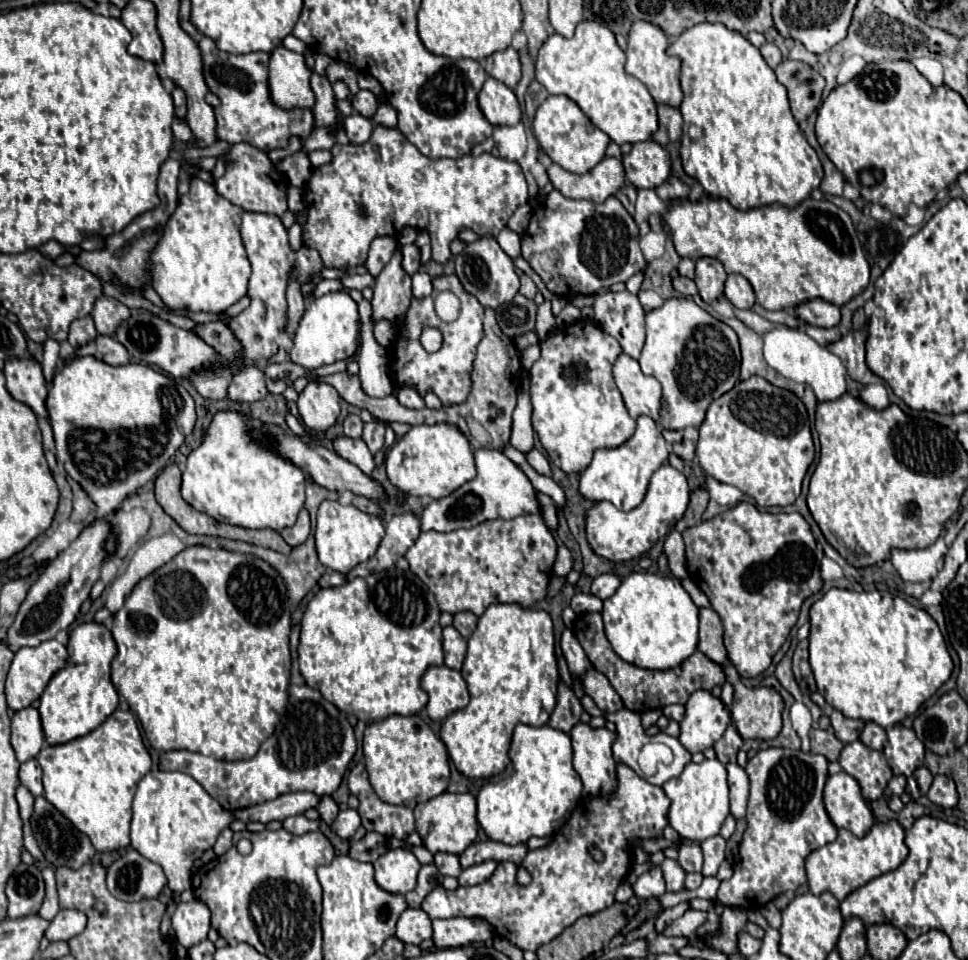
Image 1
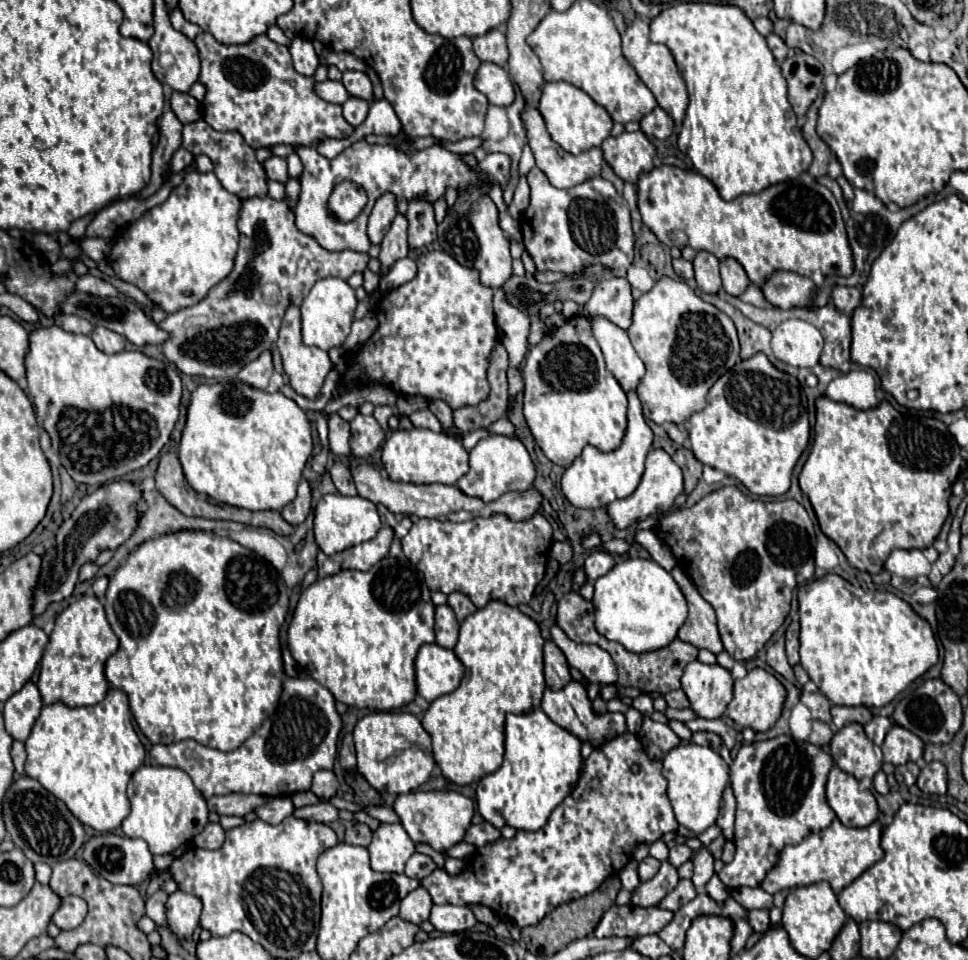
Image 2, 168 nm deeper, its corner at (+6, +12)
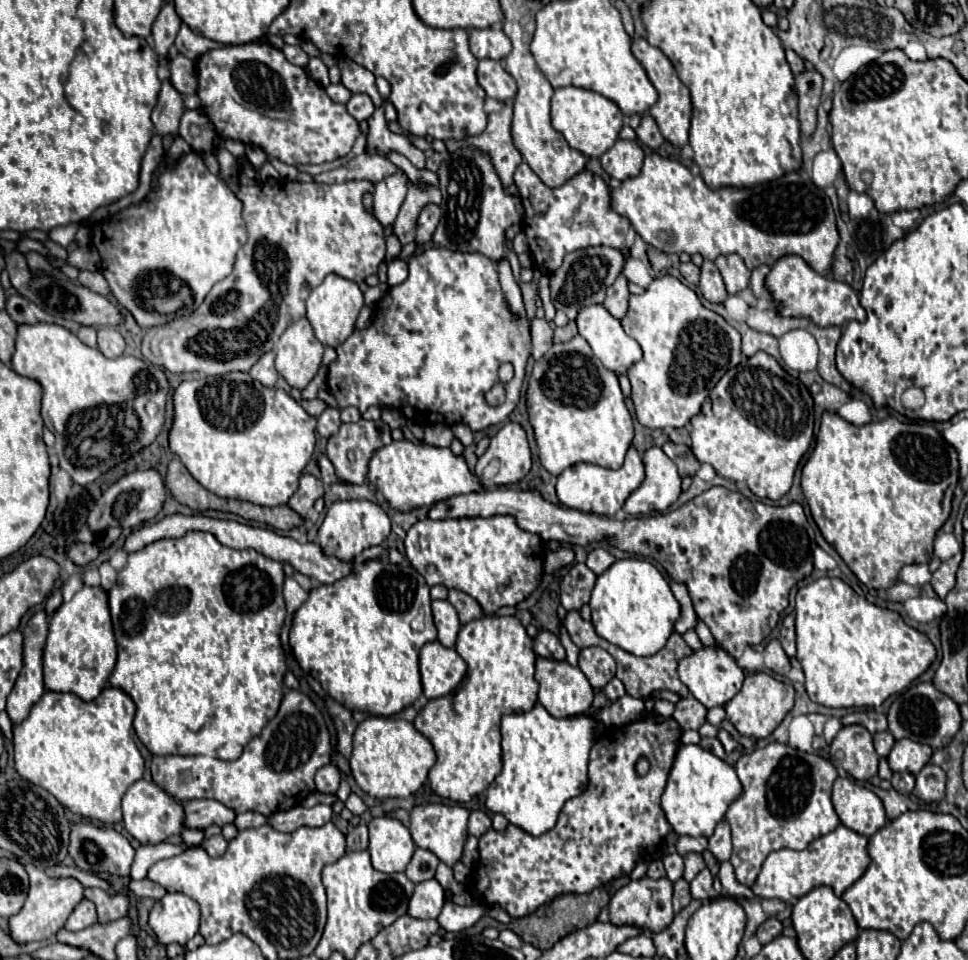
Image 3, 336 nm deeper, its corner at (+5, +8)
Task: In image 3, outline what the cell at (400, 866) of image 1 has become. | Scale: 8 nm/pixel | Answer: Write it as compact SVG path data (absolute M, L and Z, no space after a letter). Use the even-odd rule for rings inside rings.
M389 816L371 818L369 822L369 854L371 864L379 872L403 872L415 852L409 830Z

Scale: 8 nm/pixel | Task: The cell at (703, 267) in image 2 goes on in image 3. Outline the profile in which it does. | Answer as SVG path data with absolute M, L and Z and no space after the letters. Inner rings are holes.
M705 260L703 266L701 266L699 290L701 290L703 298L707 298L709 302L721 304L721 302L727 298L727 290L725 290L723 278L721 278L717 266L715 266L711 260Z

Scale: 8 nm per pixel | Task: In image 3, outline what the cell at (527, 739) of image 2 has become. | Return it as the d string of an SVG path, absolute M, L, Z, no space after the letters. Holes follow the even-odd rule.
M535 704L529 712L505 716L501 722L503 768L487 788L487 810L503 814L511 824L533 836L551 830L563 804L587 786L587 764L595 732L597 720L589 714L553 718L541 704Z

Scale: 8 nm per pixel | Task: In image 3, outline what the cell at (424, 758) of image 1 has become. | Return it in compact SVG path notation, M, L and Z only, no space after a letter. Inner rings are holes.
M369 716L355 730L353 754L349 758L349 764L357 786L369 796L381 800L407 798L417 792L427 780L427 774L435 764L435 750L411 722L399 718Z

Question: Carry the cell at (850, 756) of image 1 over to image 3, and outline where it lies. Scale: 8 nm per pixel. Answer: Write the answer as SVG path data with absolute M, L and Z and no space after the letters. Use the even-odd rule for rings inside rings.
M843 726L830 744L830 758L859 782L871 780L877 774L879 756L873 748L871 732L861 726Z

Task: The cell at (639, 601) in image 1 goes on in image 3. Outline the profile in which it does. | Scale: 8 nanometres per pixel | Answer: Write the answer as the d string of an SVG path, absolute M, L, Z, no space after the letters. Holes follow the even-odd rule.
M639 558L617 560L599 574L589 606L597 634L635 656L653 656L661 650L673 632L677 614L681 614L681 608L677 606L663 574L647 560Z

